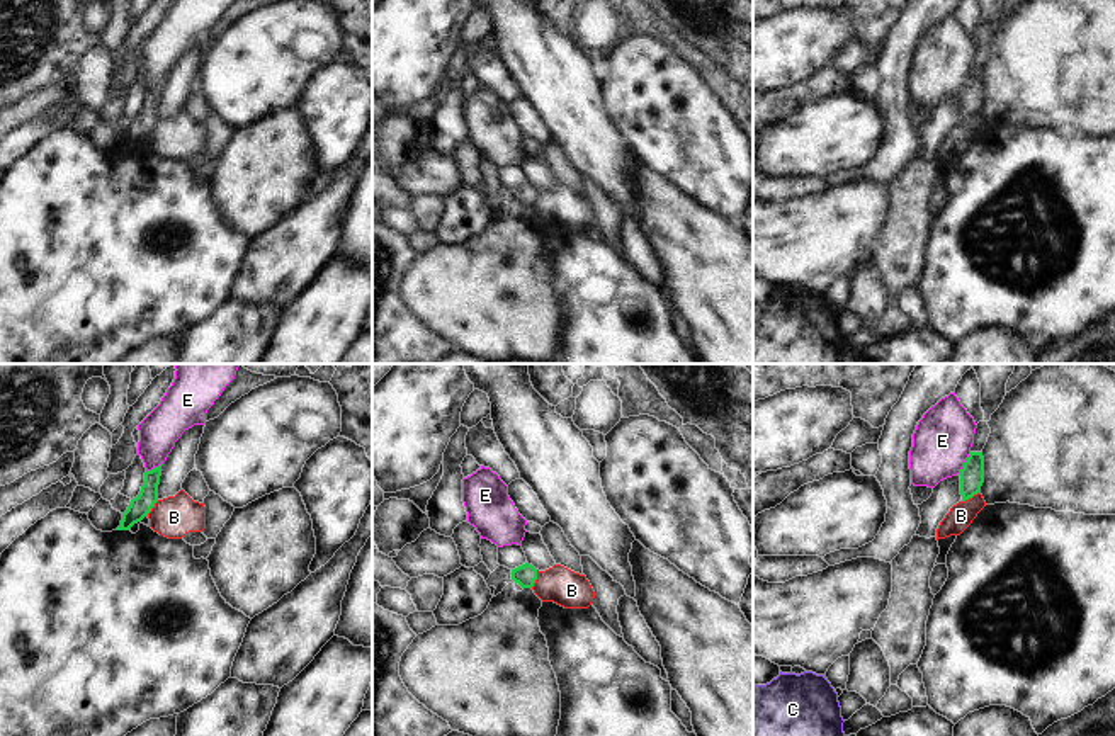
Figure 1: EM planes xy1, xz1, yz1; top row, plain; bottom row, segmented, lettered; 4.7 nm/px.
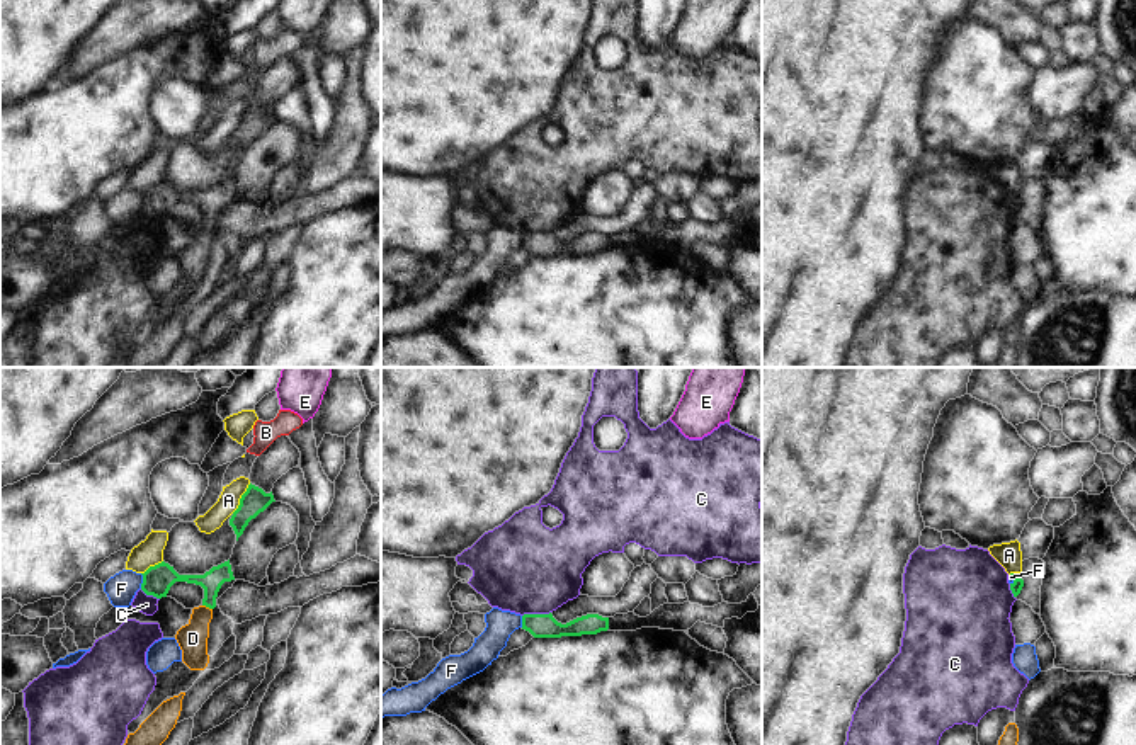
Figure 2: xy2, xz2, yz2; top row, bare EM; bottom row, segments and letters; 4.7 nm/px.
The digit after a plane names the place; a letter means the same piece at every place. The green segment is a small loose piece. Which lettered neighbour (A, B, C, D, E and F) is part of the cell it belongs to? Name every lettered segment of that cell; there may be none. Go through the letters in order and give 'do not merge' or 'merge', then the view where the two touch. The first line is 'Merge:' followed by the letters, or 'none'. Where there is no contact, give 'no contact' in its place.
Merge: D
A: do not merge; meets green in xy2
B: do not merge; meets green in xz1
C: do not merge; meets green in xz2
D: merge; meets green in xy2
E: do not merge; meets green in yz1
F: do not merge; meets green in xy2

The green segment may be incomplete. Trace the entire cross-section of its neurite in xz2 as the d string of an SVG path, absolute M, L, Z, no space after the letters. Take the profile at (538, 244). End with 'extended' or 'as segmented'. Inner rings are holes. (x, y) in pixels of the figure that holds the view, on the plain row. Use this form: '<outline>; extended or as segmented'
M524 233L522 248L529 250L534 257L561 257L597 253L609 248L609 236L599 233L587 233L566 243L558 242L553 233Z; as segmented

